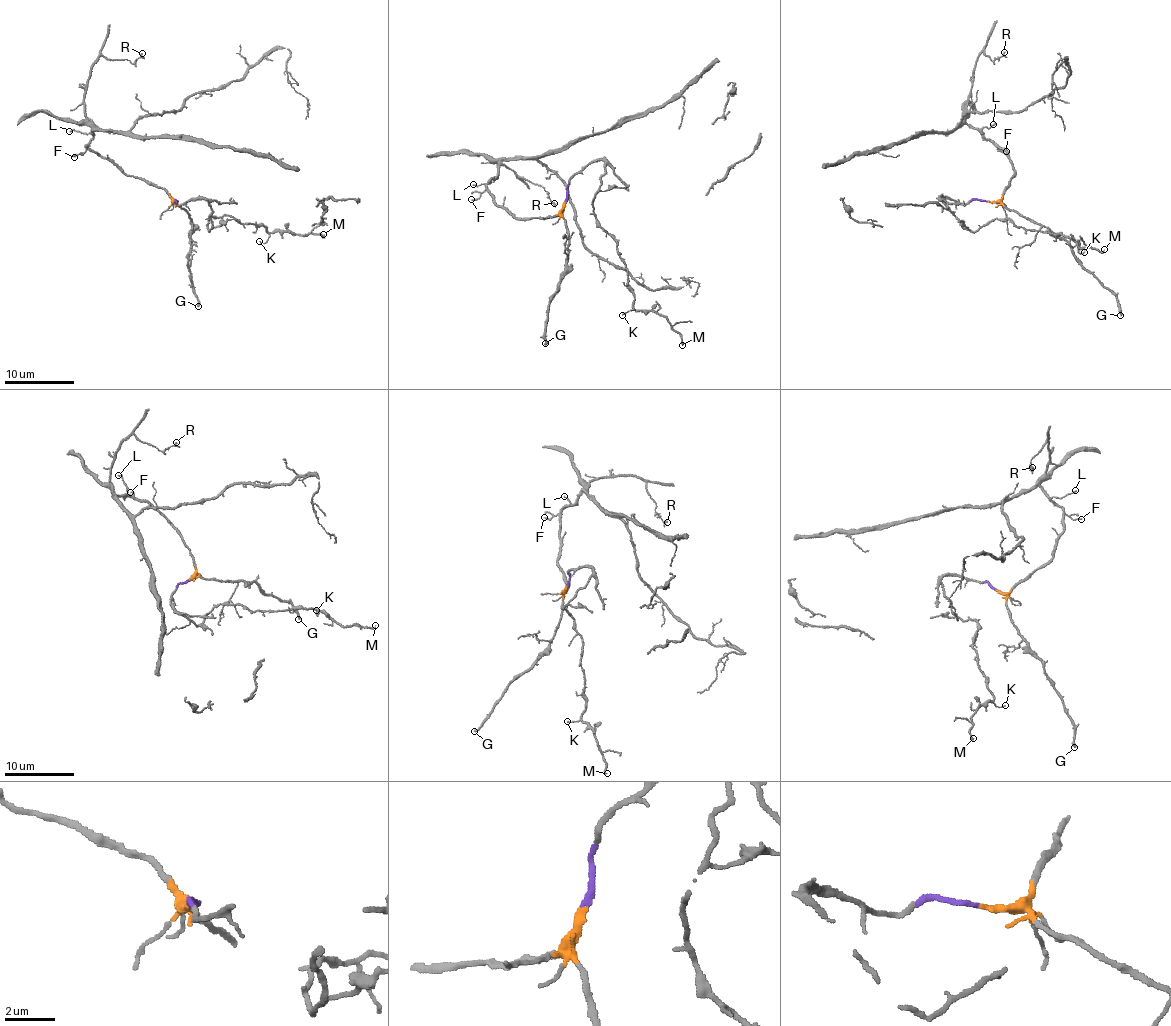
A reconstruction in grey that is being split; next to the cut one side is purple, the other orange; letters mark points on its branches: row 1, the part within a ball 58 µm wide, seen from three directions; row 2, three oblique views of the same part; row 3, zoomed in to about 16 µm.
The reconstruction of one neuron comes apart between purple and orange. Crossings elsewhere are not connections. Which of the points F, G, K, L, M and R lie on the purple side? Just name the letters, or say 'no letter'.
K, M

